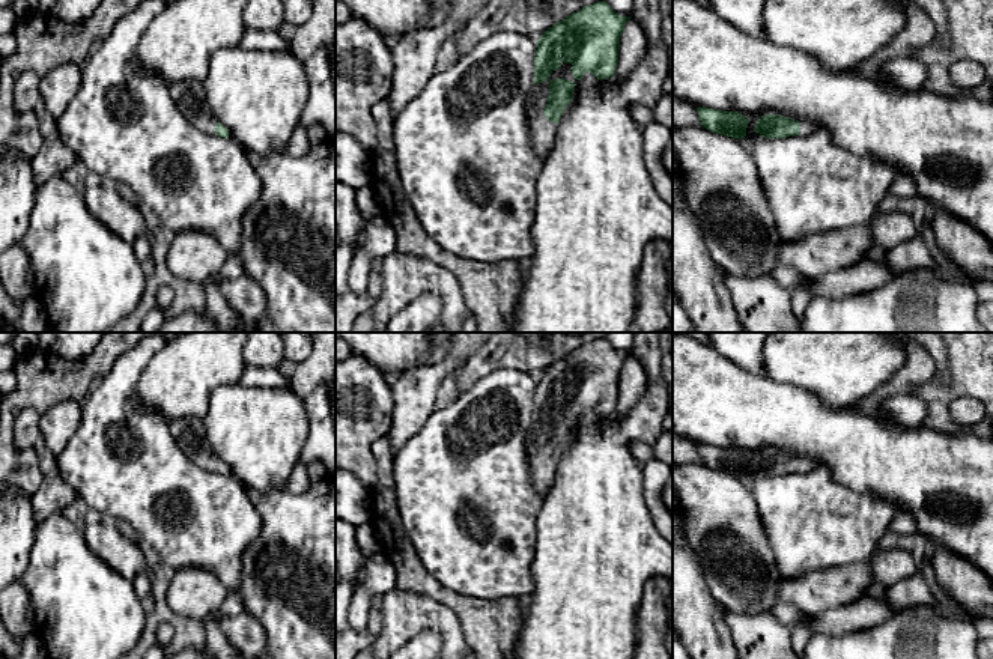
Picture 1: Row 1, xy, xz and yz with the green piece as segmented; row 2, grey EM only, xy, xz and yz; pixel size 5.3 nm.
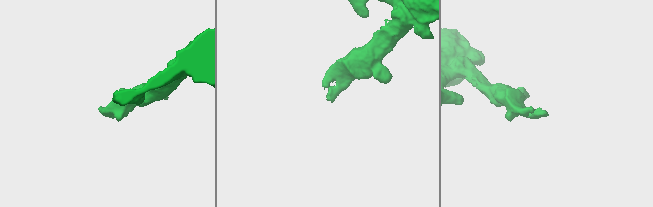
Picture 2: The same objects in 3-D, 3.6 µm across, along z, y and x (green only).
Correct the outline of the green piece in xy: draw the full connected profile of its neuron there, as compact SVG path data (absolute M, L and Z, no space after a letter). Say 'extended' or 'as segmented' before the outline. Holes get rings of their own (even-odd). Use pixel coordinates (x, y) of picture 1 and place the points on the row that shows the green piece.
extended; M179 81L169 84L169 87L176 105L196 128L208 129L223 138L230 135L229 129L206 108L200 81Z

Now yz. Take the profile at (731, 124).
as segmented; M707 107L697 108L701 126L731 138L745 138L749 119L739 111L722 111Z

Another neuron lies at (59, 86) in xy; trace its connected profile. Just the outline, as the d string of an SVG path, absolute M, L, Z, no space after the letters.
M65 63L41 78L42 101L54 119L59 119L65 113L78 92L80 83L80 63Z

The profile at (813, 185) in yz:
M826 129L785 138L752 132L743 140L758 167L778 232L790 242L871 221L900 175L894 166L841 149Z

